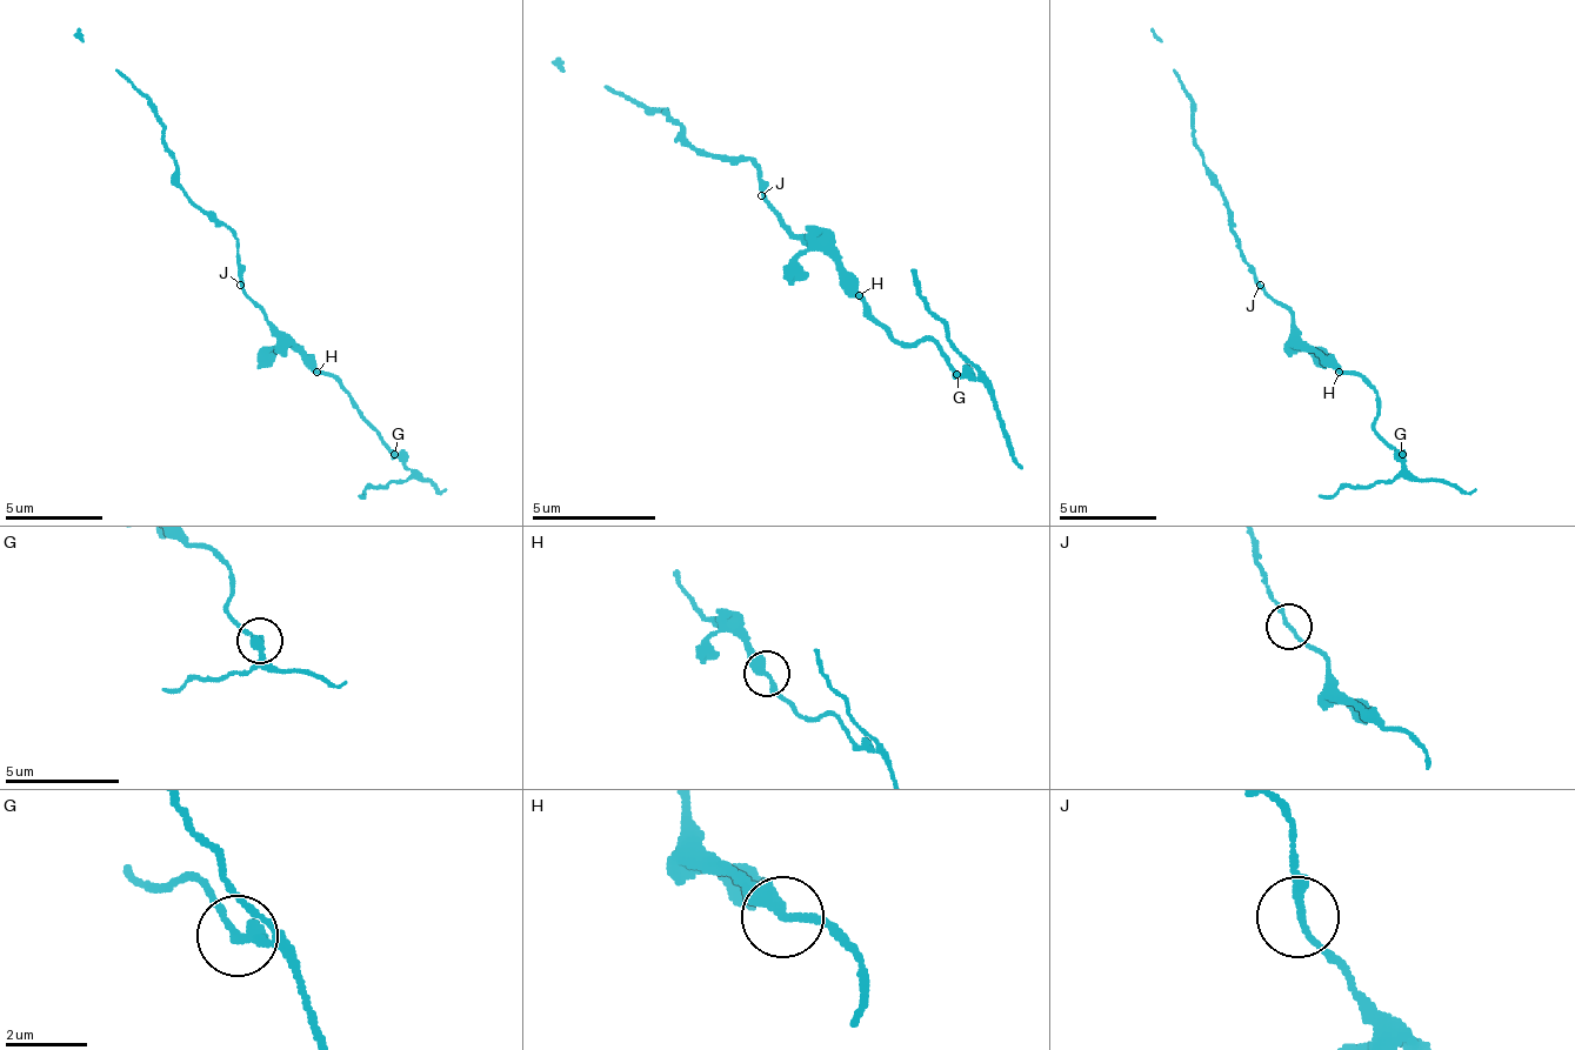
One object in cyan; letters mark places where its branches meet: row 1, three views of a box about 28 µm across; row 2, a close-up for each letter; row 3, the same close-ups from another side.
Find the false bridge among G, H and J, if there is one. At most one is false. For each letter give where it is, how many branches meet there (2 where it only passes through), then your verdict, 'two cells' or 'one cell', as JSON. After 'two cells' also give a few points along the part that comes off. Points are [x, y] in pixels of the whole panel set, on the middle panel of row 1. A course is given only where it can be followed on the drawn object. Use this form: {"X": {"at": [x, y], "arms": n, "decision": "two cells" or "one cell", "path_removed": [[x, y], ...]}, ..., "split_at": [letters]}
{"G": {"at": [956, 374], "arms": 2, "decision": "two cells", "path_removed": [[959, 376], [970, 363], [908, 271]]}, "H": {"at": [859, 295], "arms": 2, "decision": "one cell"}, "J": {"at": [761, 195], "arms": 2, "decision": "one cell"}, "split_at": ["G"]}

